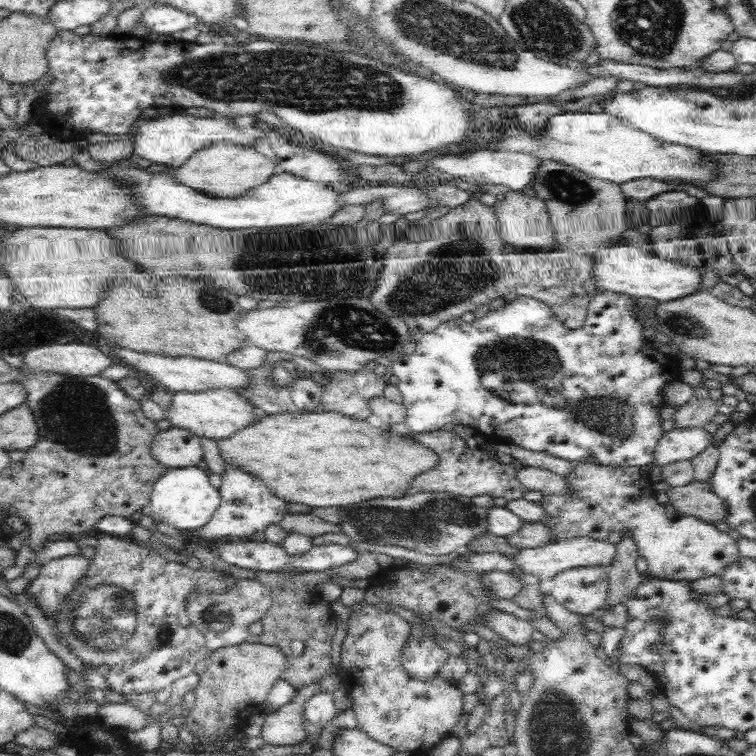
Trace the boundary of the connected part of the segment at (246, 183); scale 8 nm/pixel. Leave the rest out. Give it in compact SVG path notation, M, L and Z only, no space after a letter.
M220 142L204 145L202 149L192 153L188 161L178 167L175 178L180 184L212 197L232 198L242 197L255 186L263 185L277 171L276 162L255 151L251 146Z

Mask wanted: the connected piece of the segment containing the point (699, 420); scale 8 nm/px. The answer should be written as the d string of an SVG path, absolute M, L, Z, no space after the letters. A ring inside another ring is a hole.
M696 394L690 402L676 407L671 421L674 429L696 428L710 422L717 413L717 406L708 394Z

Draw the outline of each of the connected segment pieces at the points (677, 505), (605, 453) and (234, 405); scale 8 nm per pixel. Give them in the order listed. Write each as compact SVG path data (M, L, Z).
M692 479L688 484L668 487L666 494L669 503L680 514L699 518L704 522L721 522L727 516L727 507L706 481Z
M599 291L600 293L592 294L582 330L565 327L548 306L544 306L543 302L538 302L534 298L509 298L502 303L508 304L508 306L493 306L484 320L478 319L478 322L470 324L452 320L452 322L436 328L434 332L426 332L419 336L420 340L414 340L414 352L411 354L400 353L392 358L392 364L389 367L389 374L394 374L398 379L398 384L395 386L398 387L404 408L407 410L403 426L414 433L422 434L440 430L446 424L468 426L482 434L484 438L496 442L510 442L520 448L543 452L572 463L592 461L592 464L616 467L652 465L654 449L660 438L664 436L664 426L660 425L660 410L664 410L665 407L661 399L661 389L668 381L680 380L681 368L677 358L672 356L672 351L668 351L660 342L653 342L652 338L644 337L644 322L640 322L640 314L636 314L636 298L629 297L627 294Z
M230 389L175 392L171 396L170 405L163 411L164 419L168 420L171 427L183 428L200 439L212 438L212 440L230 437L237 430L251 425L252 421L262 418L262 414L259 414L246 398Z

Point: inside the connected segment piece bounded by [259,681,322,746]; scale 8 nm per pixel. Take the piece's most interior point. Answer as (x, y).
(284, 727)

